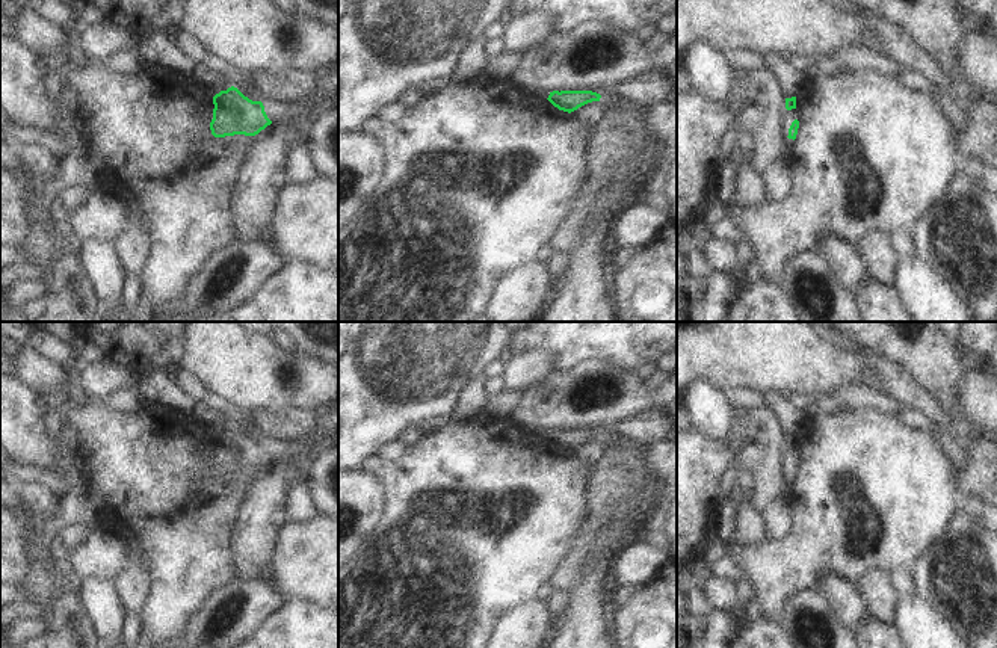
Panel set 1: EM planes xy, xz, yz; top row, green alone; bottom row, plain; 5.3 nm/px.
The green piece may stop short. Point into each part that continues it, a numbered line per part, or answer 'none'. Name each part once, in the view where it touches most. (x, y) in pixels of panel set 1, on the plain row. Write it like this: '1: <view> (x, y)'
1: xy (286, 452)
2: yz (789, 455)

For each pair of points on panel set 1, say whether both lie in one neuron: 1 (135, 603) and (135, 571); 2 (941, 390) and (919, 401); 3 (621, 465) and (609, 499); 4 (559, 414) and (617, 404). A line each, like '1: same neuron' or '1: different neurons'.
1: same neuron
2: different neurons
3: same neuron
4: same neuron

